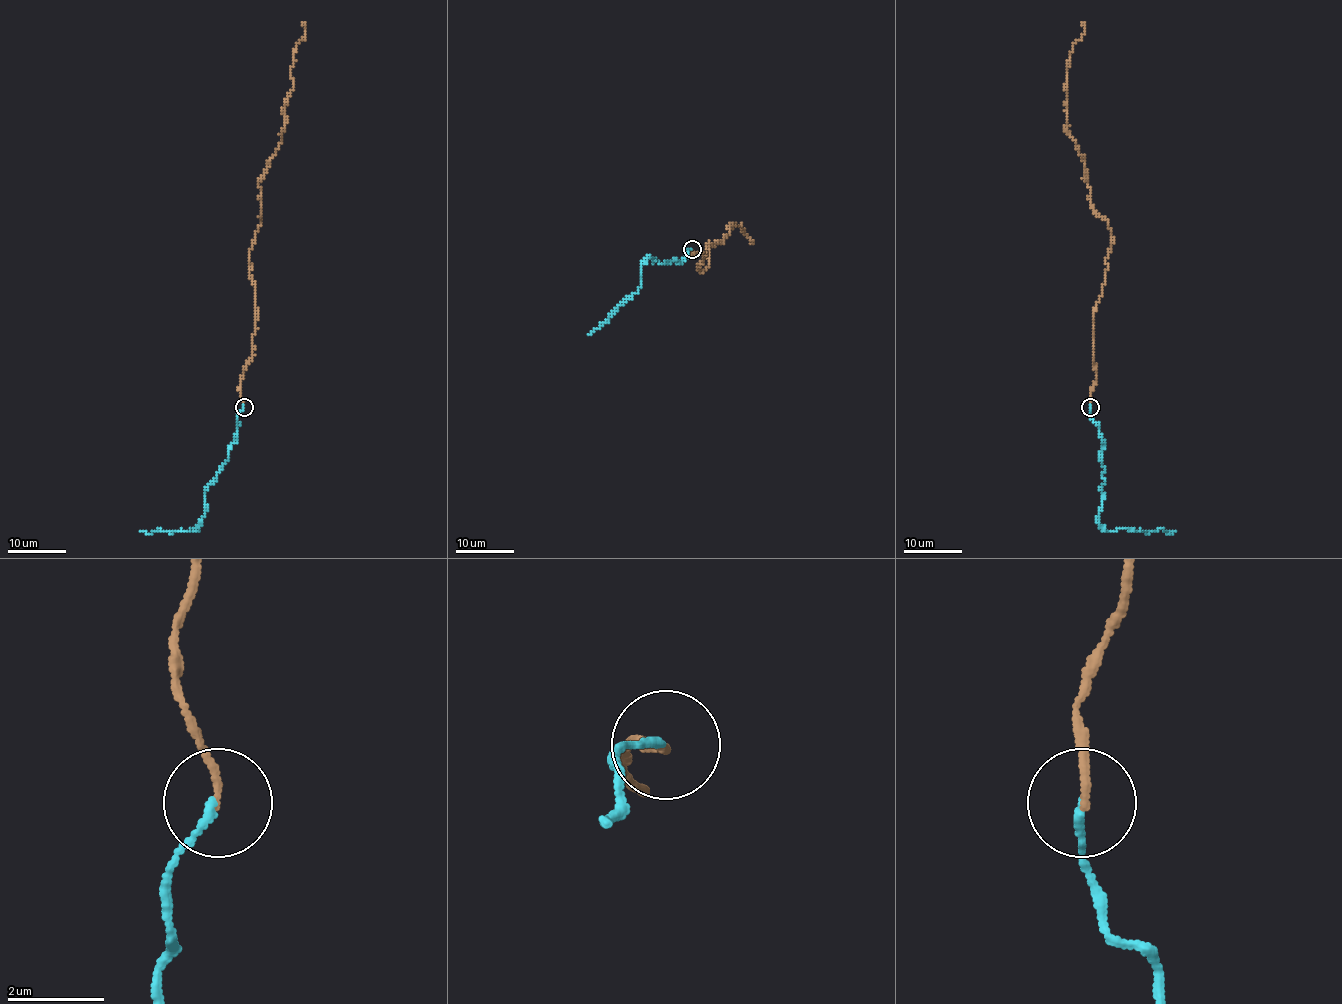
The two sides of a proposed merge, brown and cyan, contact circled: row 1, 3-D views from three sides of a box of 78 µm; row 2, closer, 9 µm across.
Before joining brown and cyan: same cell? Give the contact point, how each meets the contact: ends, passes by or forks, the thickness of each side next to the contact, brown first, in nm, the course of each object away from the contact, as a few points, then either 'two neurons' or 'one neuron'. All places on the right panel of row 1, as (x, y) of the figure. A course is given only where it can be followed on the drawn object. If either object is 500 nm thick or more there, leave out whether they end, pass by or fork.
at (1090, 407); brown ends there; cyan ends there; 170 nm thick on the brown side, 150 nm on the other; brown runs (1089, 407), (1094, 311), (1111, 241), (1066, 130), (1066, 68), (1081, 23); cyan runs (1089, 407), (1104, 444), (1098, 523), (1107, 530), (1175, 532); one neuron

